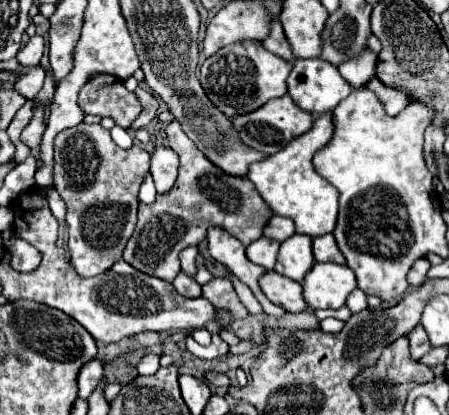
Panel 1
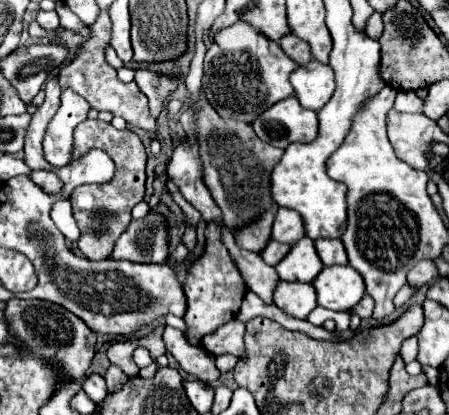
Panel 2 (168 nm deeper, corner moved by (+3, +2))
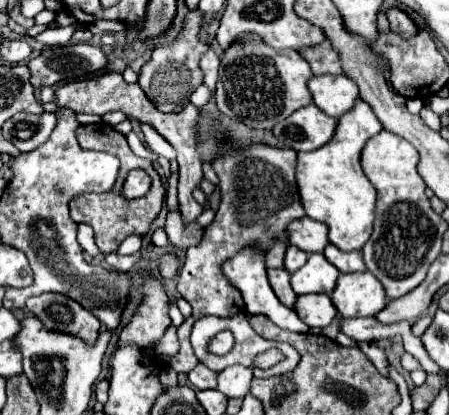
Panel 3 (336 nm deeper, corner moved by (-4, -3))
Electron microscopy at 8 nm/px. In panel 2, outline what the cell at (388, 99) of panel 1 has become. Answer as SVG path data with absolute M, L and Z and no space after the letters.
M399 92L399 100L393 106L397 112L415 112L423 114L423 100L415 92Z

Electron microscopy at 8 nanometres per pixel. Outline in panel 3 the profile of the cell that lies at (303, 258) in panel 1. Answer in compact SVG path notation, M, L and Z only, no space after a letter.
M322 253L308 257L306 265L290 275L290 283L296 295L304 293L332 293L340 271L326 261Z

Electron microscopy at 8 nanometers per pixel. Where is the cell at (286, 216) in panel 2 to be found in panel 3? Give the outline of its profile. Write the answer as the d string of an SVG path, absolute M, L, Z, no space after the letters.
M302 217L288 223L286 231L288 243L296 245L306 253L322 253L324 247L328 245L328 227L310 217Z

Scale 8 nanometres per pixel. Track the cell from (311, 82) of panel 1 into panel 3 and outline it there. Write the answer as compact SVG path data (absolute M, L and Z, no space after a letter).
M314 75L308 81L308 89L314 105L334 119L350 111L360 95L356 83L344 75Z

